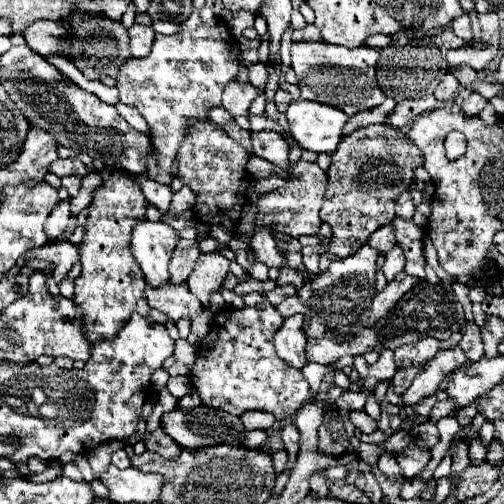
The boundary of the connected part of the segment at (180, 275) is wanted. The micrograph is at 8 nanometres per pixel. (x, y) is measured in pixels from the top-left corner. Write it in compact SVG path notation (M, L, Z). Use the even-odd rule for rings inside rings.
M184 238L178 240L178 246L174 248L170 258L170 282L172 284L186 282L198 256L200 256L200 250L196 240L184 240Z

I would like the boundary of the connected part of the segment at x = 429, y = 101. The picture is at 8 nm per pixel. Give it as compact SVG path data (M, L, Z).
M420 98L420 100L402 100L398 102L396 110L392 112L392 116L388 118L388 124L394 128L402 128L402 126L410 126L414 122L416 116L420 116L422 112L434 108L436 102L434 98Z

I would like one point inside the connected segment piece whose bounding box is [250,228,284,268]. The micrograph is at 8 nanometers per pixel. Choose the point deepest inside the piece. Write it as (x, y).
(263, 244)

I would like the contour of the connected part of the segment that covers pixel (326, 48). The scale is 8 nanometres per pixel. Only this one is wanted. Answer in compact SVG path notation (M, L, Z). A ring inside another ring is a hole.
M296 42L292 46L292 68L298 76L298 86L302 90L304 100L318 100L324 104L338 106L344 114L354 116L362 110L370 110L374 106L380 106L384 102L384 92L378 86L376 80L376 62L378 62L378 50L374 50L374 56L360 56L362 48L346 48L336 44L320 44L318 50L322 56L316 56L314 48L316 42Z

